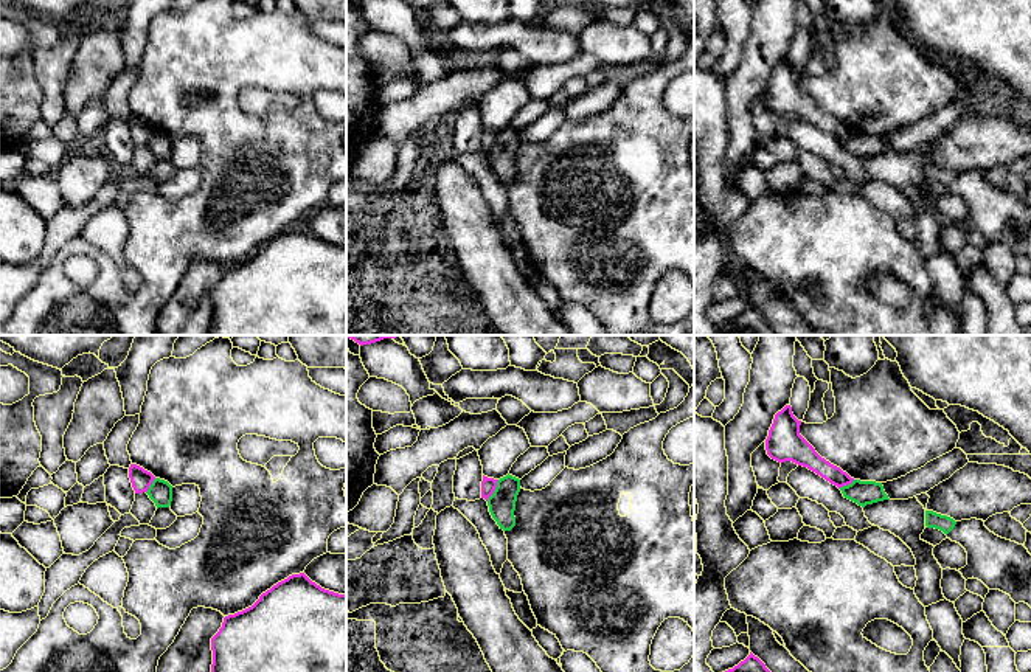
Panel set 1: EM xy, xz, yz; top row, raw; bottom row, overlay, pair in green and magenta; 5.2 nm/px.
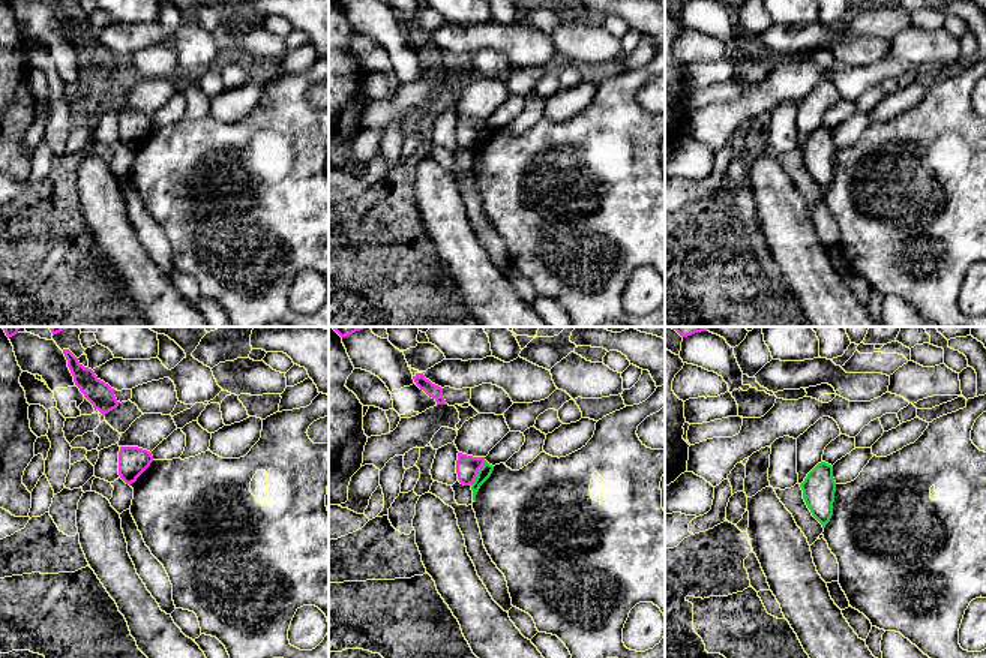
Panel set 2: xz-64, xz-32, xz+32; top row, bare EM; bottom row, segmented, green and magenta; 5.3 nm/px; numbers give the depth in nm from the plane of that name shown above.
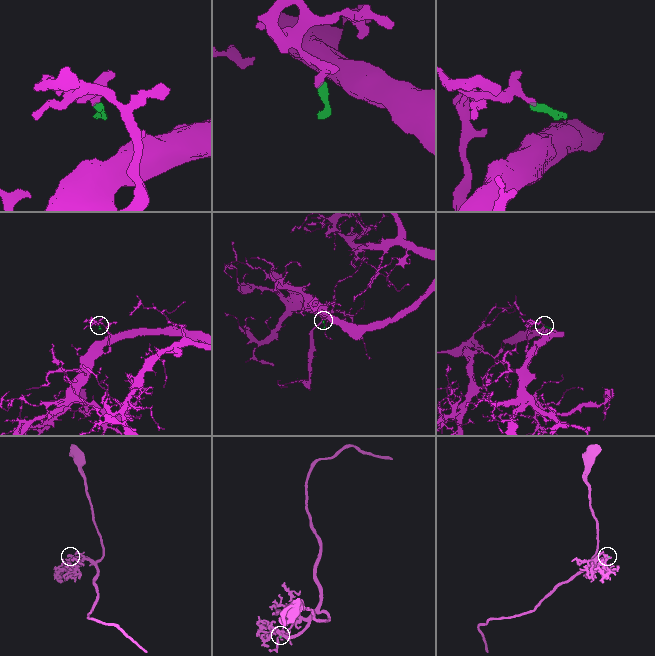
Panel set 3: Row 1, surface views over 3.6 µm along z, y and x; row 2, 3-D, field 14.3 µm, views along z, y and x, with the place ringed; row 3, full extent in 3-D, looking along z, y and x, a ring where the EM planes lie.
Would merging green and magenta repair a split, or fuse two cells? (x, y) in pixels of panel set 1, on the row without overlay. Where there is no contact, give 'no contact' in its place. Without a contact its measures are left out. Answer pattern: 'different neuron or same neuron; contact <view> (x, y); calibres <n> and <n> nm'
different neuron; contact xz (494, 143); calibres 140 and 80 nm

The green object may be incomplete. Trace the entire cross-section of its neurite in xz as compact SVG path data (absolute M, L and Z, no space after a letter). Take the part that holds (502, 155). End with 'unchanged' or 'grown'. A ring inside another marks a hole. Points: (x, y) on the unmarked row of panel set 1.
M508 126L497 133L494 146L488 151L489 165L503 183L516 178L514 163L519 144L520 132Z; unchanged

